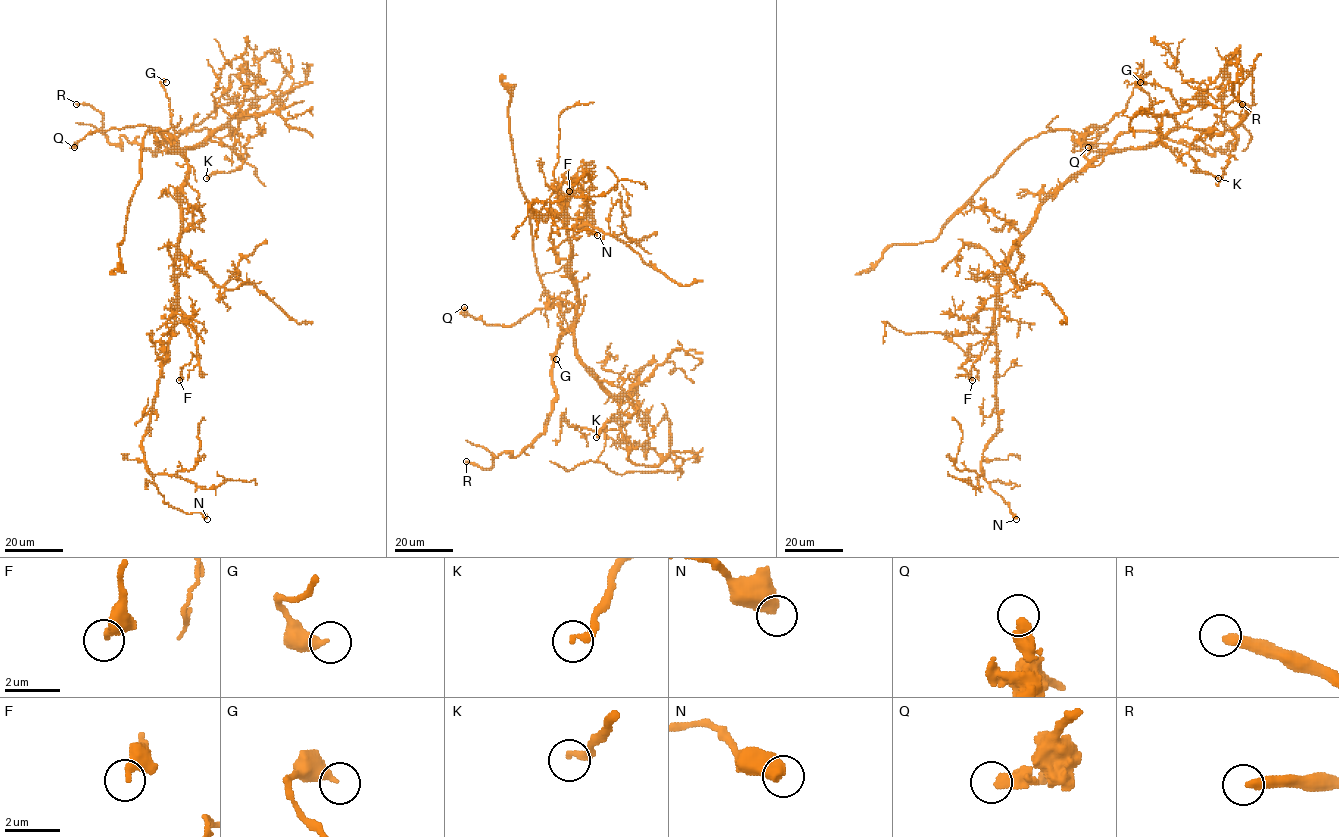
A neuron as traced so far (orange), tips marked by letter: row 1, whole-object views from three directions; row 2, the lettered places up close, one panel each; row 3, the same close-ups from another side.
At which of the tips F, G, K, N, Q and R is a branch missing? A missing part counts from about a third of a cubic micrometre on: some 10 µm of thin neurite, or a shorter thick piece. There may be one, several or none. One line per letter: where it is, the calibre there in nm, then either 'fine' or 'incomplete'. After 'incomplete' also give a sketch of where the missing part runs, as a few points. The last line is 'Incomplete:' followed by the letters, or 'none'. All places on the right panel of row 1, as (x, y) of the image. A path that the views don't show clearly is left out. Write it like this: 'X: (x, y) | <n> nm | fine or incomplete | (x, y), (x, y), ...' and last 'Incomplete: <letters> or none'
F: (972, 380) | 360 nm | fine
G: (1140, 82) | 360 nm | fine
K: (1218, 178) | 240 nm | incomplete
N: (1016, 519) | 550 nm | fine
Q: (1088, 147) | 440 nm | incomplete
R: (1242, 104) | 360 nm | incomplete
Incomplete: K, Q, R

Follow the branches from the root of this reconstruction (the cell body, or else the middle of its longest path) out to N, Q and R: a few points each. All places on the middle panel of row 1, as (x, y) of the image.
N: (575, 327), (577, 285), (566, 215), (539, 217), (532, 204), (541, 202), (559, 228), (597, 235)
Q: (575, 327), (576, 307), (558, 299), (547, 307), (534, 309), (510, 326), (485, 324), (470, 316), (464, 307)
R: (575, 327), (556, 344), (556, 400), (545, 431), (515, 458), (512, 451), (492, 454), (490, 468), (466, 461)

